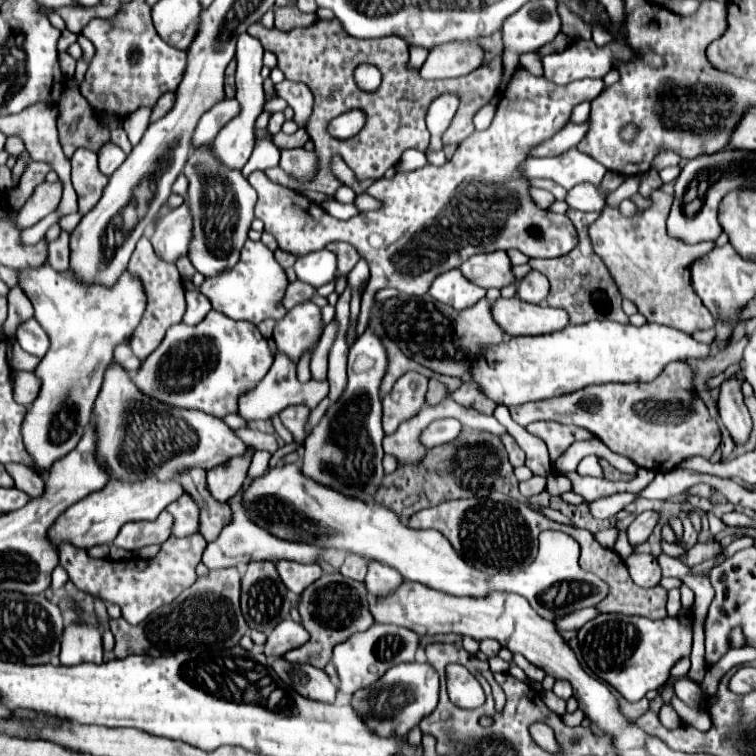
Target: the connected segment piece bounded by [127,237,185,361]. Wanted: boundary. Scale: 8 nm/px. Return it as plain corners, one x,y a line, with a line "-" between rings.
141,237
133,255
131,255
131,261
129,261
129,267
127,271
132,274
143,283
143,291
145,291
145,297
147,297
147,307
145,307
145,313
139,321
139,325
135,327
135,331
129,339
129,345
133,349
133,353
145,361
157,347
159,343
163,341
165,337
165,331
169,325
173,323
179,323
183,319
183,313
185,313
185,287
181,283
181,277
179,277
179,271
173,263
165,263
155,251
153,251
153,245
147,237

